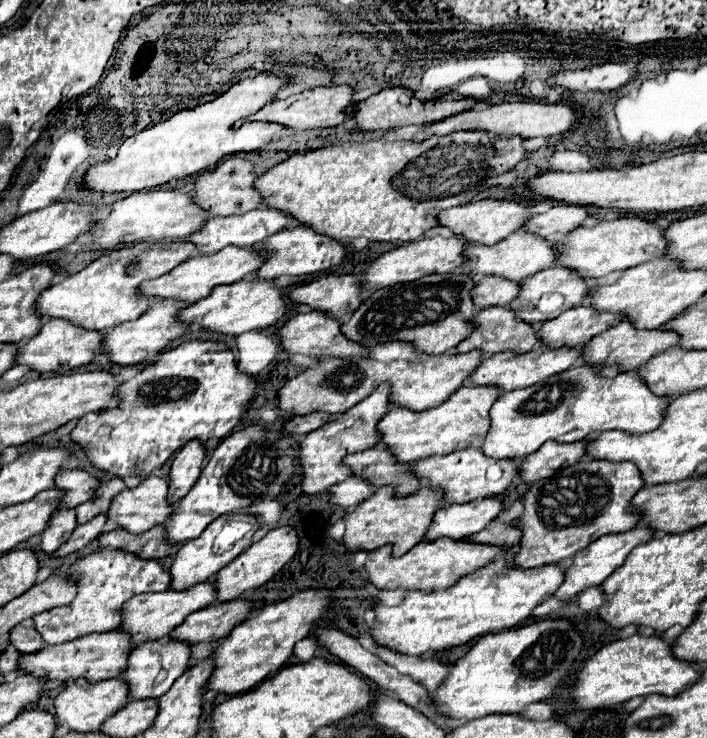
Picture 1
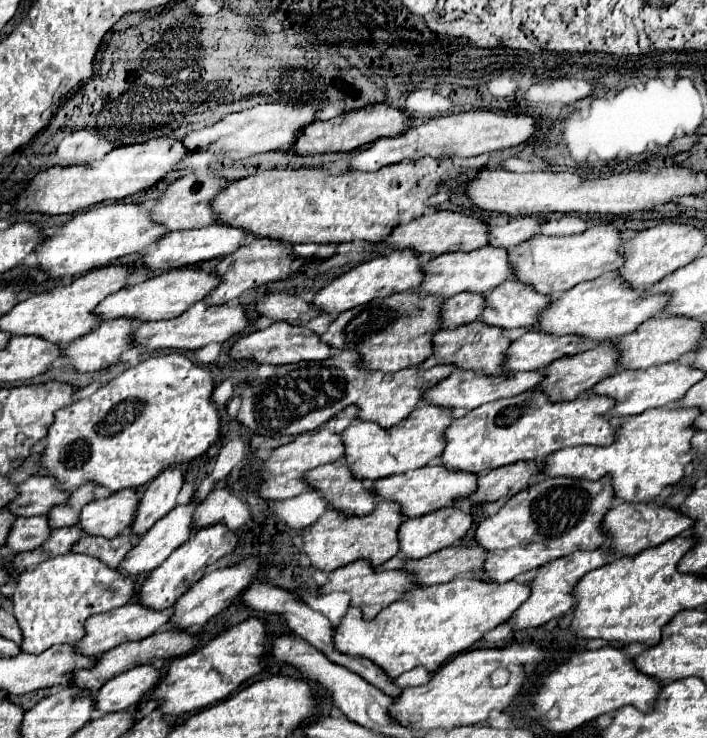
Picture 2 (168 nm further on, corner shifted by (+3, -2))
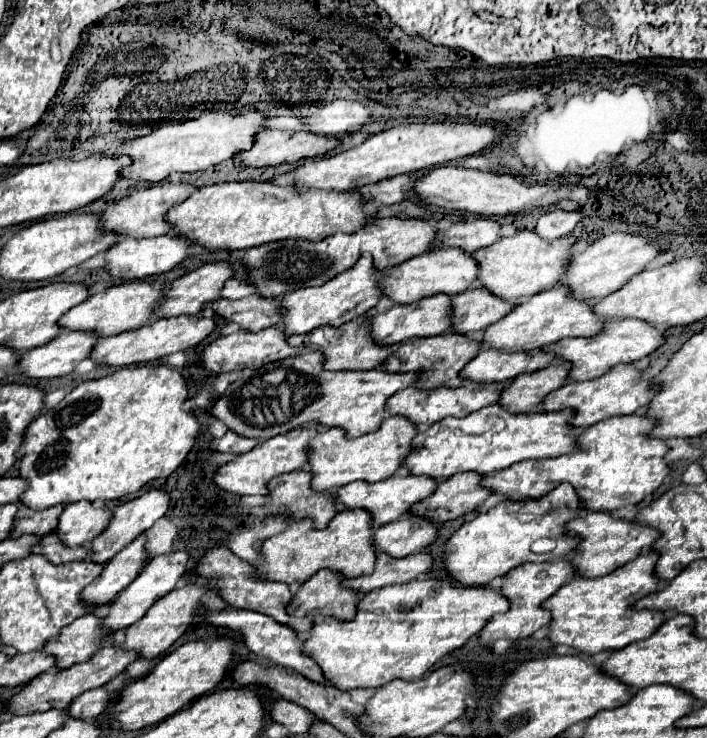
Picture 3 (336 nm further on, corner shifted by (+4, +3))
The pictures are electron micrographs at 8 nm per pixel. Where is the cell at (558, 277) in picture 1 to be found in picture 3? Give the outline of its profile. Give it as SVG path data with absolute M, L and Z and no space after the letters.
M474 288L452 296L452 332L468 334L484 330L496 320L504 318L512 310L512 304L492 296L484 288Z

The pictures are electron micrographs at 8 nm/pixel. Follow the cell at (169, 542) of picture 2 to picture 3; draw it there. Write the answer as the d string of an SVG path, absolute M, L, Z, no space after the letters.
M142 534L124 550L120 550L110 562L106 562L100 576L84 588L84 594L80 594L80 598L84 598L88 606L96 608L114 600L116 594L122 592L140 574L146 558L144 542L146 536Z

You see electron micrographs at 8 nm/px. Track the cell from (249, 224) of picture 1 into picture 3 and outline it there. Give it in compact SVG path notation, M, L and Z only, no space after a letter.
M156 236L156 238L142 238L142 240L134 240L134 238L120 238L118 244L112 244L108 248L108 252L104 252L104 270L112 276L112 278L120 278L120 280L142 280L148 276L156 276L156 274L164 274L168 270L172 270L176 264L180 264L188 252L194 246L188 244L184 238L180 236Z

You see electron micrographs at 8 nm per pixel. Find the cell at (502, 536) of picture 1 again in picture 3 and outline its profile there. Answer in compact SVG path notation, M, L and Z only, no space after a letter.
M378 552L376 554L376 566L374 572L368 576L358 576L358 578L348 578L342 582L344 588L350 588L354 592L366 594L370 590L388 586L388 584L404 584L416 580L420 574L426 574L432 566L432 556L430 554L412 554L406 558L390 558L388 554Z

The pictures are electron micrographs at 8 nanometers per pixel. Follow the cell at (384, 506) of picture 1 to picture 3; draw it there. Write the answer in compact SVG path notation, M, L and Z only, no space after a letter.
M364 510L338 512L324 530L314 530L310 520L296 520L284 532L264 540L260 548L262 564L256 566L256 576L274 582L306 582L320 568L328 568L340 576L356 578L372 574L376 550L372 550L372 516Z

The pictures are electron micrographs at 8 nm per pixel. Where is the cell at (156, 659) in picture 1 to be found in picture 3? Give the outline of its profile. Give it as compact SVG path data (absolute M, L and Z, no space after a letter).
M94 688L94 690L88 690L88 692L76 696L74 702L70 702L70 706L66 710L68 710L70 718L92 720L98 714L102 714L110 702L112 702L112 694L108 690Z

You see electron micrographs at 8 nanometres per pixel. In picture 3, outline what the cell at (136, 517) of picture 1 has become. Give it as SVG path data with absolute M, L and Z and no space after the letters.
M72 502L62 510L54 532L58 534L60 542L64 542L64 546L76 548L92 542L108 526L110 516L112 510L96 508L92 502Z

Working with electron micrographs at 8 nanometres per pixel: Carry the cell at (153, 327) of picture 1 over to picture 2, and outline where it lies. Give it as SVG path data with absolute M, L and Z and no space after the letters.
M107 319L91 333L79 337L65 349L65 357L77 371L99 371L111 365L117 365L123 351L129 351L129 335L133 335L135 319Z

